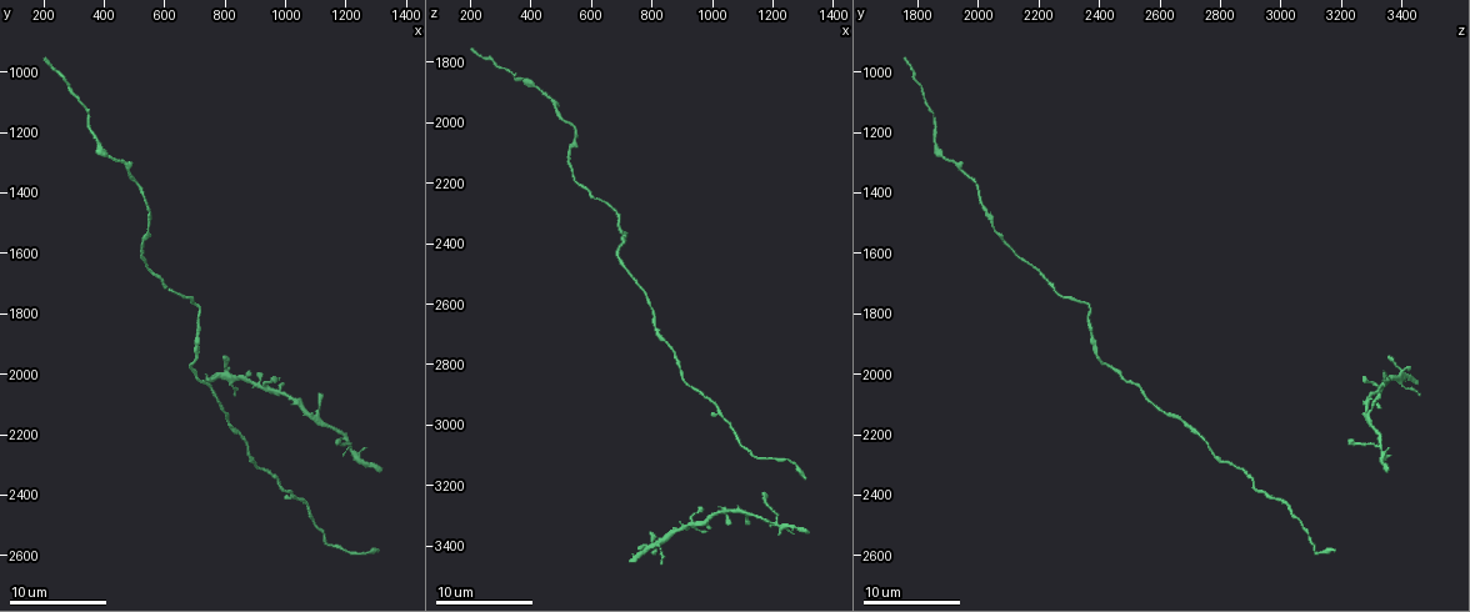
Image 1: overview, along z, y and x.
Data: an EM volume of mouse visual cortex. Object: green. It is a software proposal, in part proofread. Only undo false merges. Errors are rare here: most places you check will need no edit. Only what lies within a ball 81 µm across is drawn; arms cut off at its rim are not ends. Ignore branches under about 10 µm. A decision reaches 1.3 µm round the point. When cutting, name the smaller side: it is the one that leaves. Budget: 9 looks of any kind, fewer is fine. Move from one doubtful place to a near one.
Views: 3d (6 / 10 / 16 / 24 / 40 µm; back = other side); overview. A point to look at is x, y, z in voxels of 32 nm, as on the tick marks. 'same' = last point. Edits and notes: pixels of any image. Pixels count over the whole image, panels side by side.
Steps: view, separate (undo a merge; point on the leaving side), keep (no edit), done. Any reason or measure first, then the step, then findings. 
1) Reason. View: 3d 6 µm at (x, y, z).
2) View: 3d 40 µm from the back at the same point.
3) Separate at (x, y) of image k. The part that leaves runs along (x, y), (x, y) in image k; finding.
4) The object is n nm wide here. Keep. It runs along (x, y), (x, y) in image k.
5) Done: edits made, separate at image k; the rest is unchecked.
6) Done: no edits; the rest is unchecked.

Thick turns thin. View: 3d 16 µm at (900, 2300, 2820).

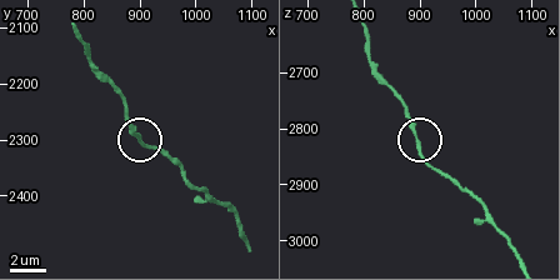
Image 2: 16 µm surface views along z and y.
Keep. It runs along (75, 29), (89, 64), (123, 100), (130, 129), (163, 153) in image 2; one neuron here.

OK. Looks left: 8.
Three-way junction. View: 3d 6 µm at (990, 2070, 3310).

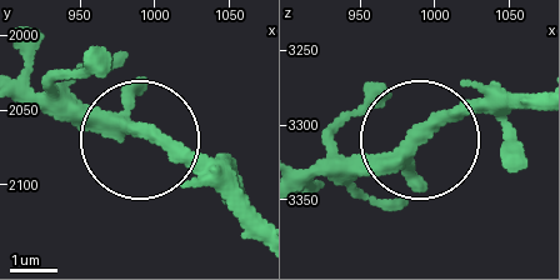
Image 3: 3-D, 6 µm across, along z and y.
3 arms meet here. Keep. All the same neuron.

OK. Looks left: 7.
View: 3d 10 µm at (1180, 2220, 3250).

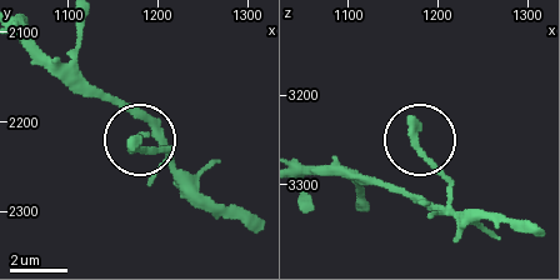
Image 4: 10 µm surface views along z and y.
The object is 260 nm wide here. Keep. All the same neuron.

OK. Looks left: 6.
View: 3d 10 µm at (770, 2100, 2560).

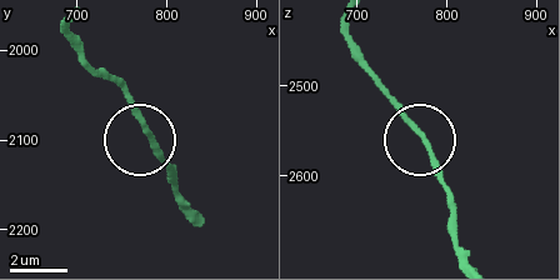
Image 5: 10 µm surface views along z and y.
Keep. It runs along (425, 146), (384, 94) in image 5; all the same neuron.

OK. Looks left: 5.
Done: no edits; the rest is unchecked.

